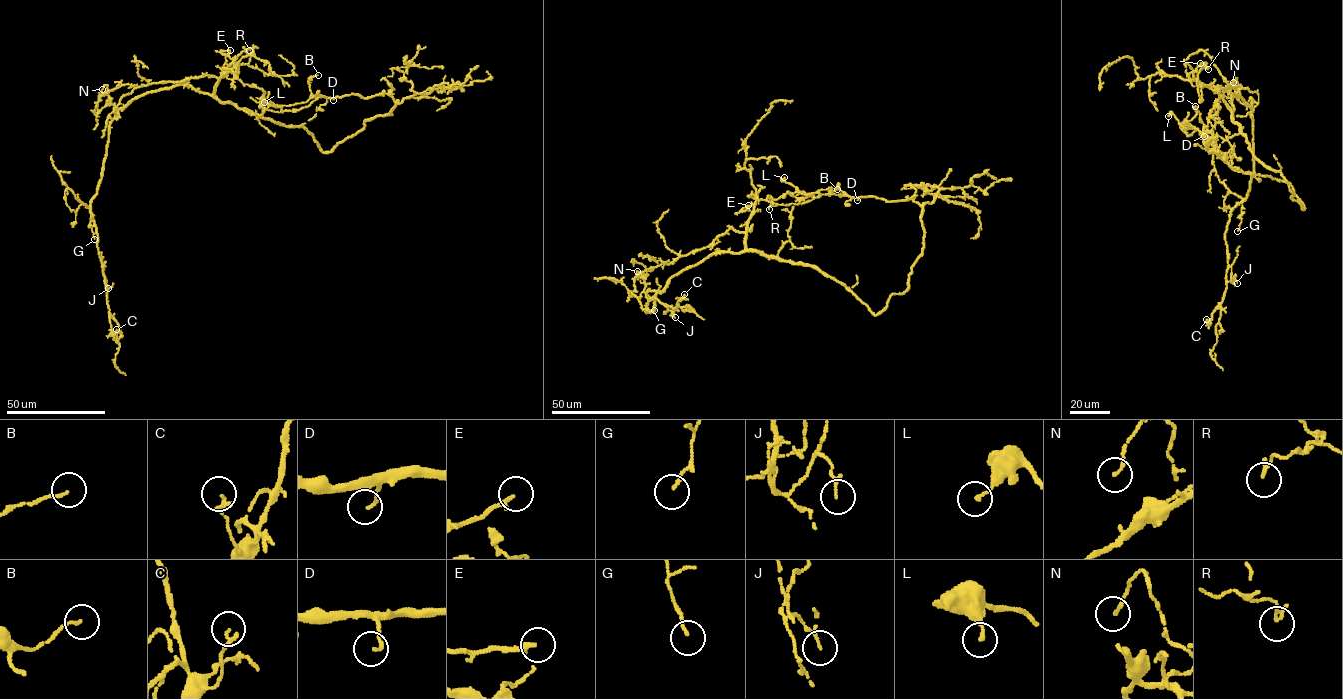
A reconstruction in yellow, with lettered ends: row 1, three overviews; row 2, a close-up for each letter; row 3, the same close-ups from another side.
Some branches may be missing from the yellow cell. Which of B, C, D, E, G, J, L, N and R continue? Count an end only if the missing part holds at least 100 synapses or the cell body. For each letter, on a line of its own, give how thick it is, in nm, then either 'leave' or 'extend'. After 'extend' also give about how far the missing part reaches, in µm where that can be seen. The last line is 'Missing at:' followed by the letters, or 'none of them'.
B: 110 nm thick; leave
C: 130 nm thick; leave
D: 120 nm thick; leave
E: 180 nm thick; leave
G: 120 nm thick; leave
J: 100 nm thick; leave
L: 150 nm thick; leave
N: 130 nm thick; leave
R: 160 nm thick; leave
Missing at: none of them

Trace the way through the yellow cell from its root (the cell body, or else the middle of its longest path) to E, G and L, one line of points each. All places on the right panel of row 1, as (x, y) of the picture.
E: (1243, 135), (1223, 98), (1197, 79), (1205, 65), (1200, 63)
G: (1243, 135), (1233, 121), (1232, 93), (1252, 109), (1253, 175), (1249, 191), (1242, 203), (1237, 231)
L: (1243, 135), (1304, 209), (1286, 182), (1235, 171), (1206, 135), (1197, 128), (1188, 136), (1168, 116)

